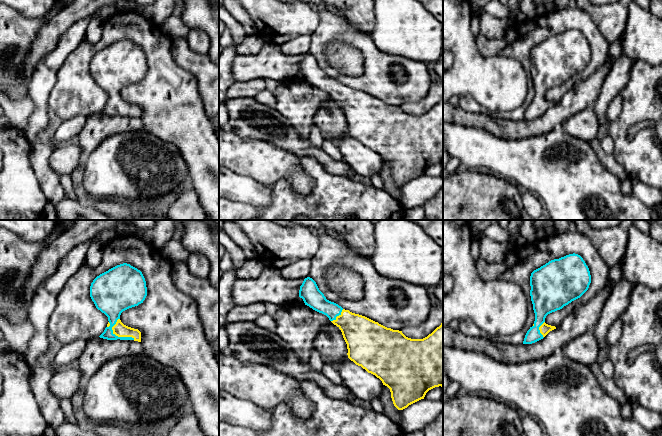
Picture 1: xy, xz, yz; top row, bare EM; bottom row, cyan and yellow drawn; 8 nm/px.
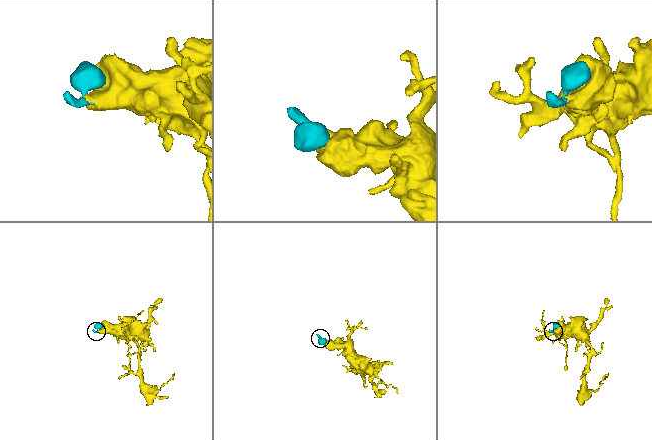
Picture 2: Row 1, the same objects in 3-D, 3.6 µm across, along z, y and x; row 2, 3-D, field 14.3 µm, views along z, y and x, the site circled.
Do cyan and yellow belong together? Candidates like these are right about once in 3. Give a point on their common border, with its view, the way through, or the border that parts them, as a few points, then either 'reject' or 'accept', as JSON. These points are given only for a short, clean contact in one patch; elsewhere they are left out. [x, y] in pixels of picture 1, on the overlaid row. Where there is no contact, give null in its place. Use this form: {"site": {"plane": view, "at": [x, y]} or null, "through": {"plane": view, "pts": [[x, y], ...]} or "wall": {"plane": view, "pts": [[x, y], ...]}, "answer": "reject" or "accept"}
{"site": {"plane": "xy", "at": [117, 336]}, "through": {"plane": "xy", "pts": [[112, 306], [112, 329], [117, 336], [119, 329]]}, "answer": "accept"}

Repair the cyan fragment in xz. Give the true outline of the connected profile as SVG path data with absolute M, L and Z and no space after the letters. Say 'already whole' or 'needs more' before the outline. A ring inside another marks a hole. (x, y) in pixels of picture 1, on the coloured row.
needs more | M310 277L305 278L300 286L299 297L303 299L305 305L326 315L341 330L347 344L348 358L368 373L375 375L382 381L383 385L390 389L393 404L398 410L403 410L409 405L424 399L429 390L439 386L443 387L443 322L427 337L411 339L406 337L402 331L387 328L378 322L345 310L338 304L327 300L319 290L316 282Z

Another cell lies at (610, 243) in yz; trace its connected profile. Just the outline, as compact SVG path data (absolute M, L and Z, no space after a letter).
M574 220L577 231L590 240L609 268L622 262L628 243L629 228L633 222L634 220L622 220L615 227L594 230L587 220Z

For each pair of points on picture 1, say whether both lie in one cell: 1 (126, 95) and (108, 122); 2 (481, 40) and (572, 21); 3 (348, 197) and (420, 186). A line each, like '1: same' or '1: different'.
1: different
2: same
3: different

